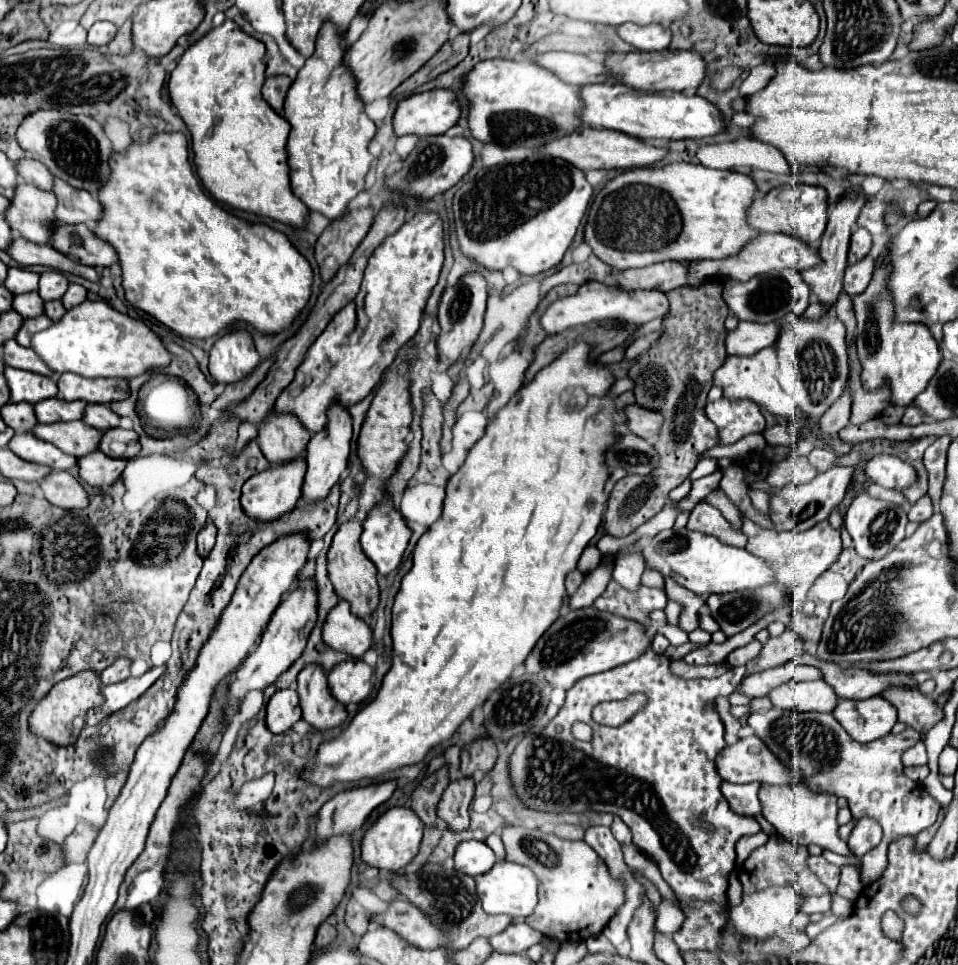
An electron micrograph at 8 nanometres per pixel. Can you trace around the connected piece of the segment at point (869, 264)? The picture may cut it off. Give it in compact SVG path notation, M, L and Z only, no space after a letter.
M866 256L864 260L860 260L860 264L848 266L846 276L843 278L843 289L850 296L864 292L870 278L872 278L872 268L874 268L874 258L872 256Z

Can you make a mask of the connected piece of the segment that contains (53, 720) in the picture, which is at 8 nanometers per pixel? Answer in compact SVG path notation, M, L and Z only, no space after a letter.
M80 672L72 678L66 678L66 680L58 682L56 686L52 686L52 690L38 702L38 706L34 708L34 712L28 718L30 732L34 736L40 736L40 738L48 740L54 746L70 746L70 744L74 744L80 730L84 728L86 710L102 704L102 700L104 698L100 696L100 678L98 678L98 674Z

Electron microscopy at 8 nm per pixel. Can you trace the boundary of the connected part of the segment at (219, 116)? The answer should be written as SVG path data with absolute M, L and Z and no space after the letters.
M224 20L182 54L178 66L170 74L168 92L172 104L178 108L192 134L198 176L218 202L256 216L272 218L294 228L306 228L310 210L300 200L296 200L296 196L292 196L288 180L286 140L290 134L290 124L286 118L274 112L268 102L264 102L260 92L266 80L266 66L262 64L264 52L266 46L260 40L246 34L242 28L238 28L236 22Z

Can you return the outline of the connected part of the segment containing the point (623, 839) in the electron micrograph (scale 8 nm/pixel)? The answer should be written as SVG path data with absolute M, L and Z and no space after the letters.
M616 816L614 818L614 822L612 822L612 834L614 834L614 838L620 842L620 844L630 844L632 842L632 836L630 836L630 832L628 832L628 826Z

